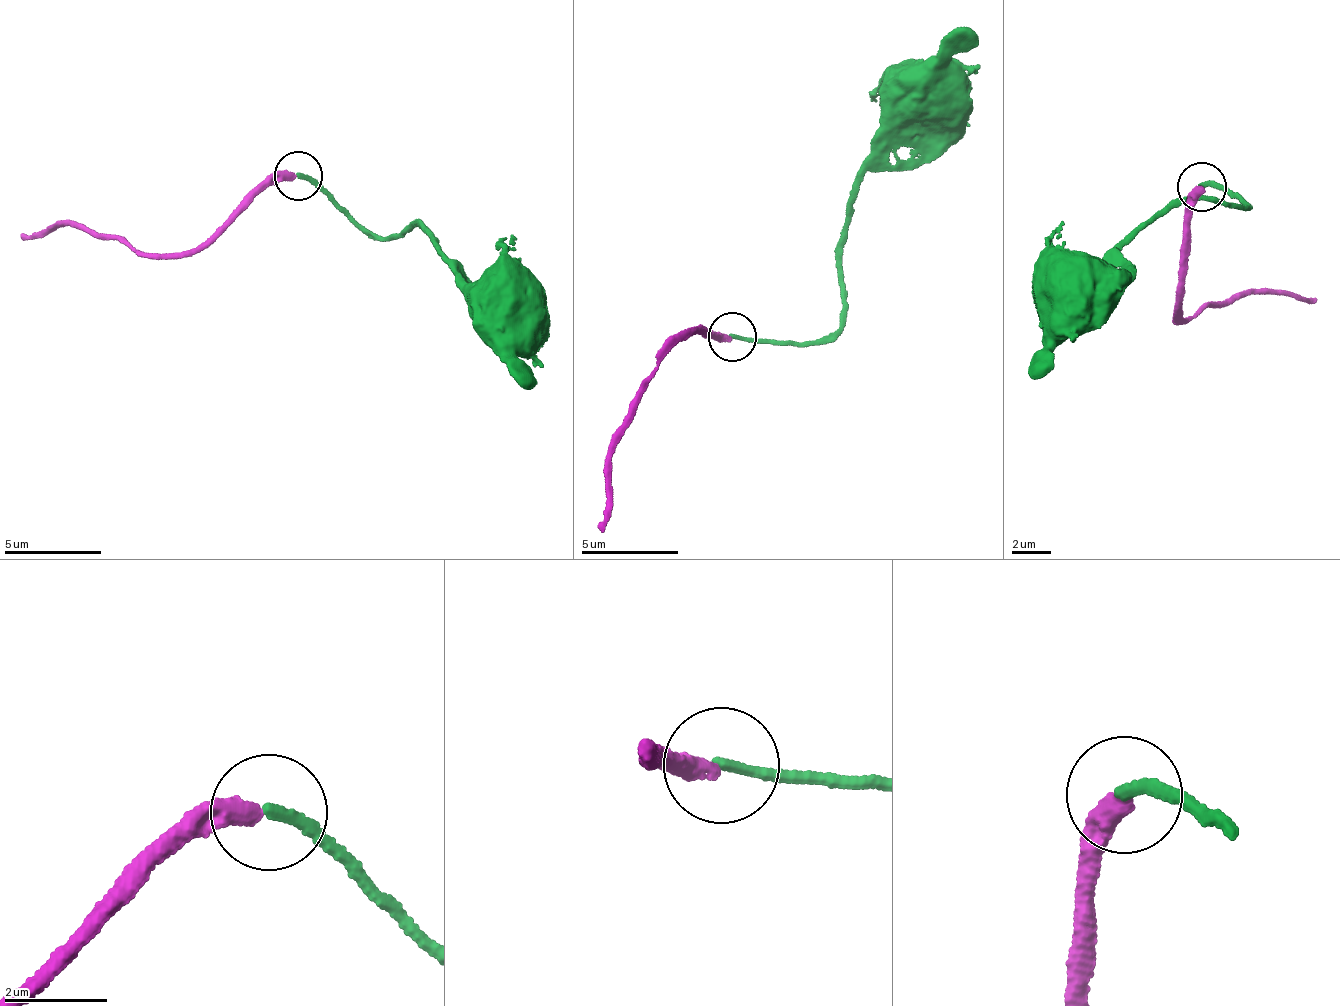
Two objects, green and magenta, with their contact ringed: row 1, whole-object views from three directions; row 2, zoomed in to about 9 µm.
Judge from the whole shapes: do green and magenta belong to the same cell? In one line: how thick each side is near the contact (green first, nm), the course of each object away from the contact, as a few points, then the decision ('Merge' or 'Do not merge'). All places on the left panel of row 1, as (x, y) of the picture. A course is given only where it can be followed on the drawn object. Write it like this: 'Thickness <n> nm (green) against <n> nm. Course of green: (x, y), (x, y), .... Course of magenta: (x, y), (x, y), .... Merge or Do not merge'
Thickness 220 nm (green) against 320 nm. Course of green: (298, 177), (327, 188), (364, 228), (384, 236), (425, 221), (464, 279), (477, 287), (488, 282), (509, 301). Course of magenta: (294, 177), (282, 174), (184, 254), (147, 255), (72, 225), (33, 240), (19, 236). Do not merge

